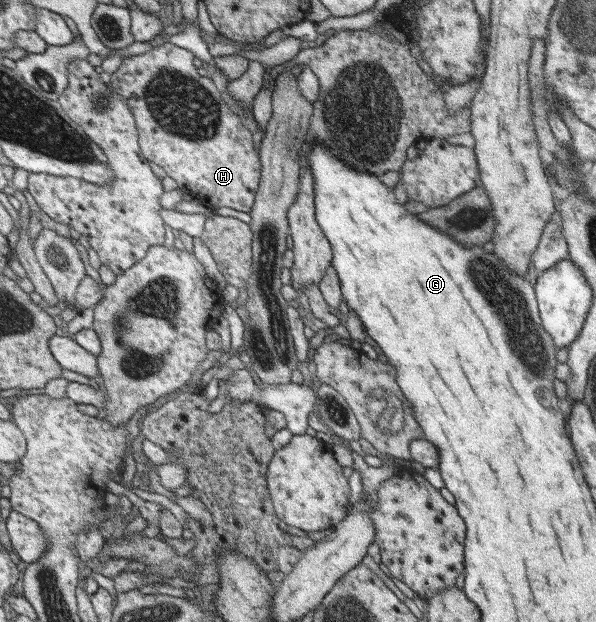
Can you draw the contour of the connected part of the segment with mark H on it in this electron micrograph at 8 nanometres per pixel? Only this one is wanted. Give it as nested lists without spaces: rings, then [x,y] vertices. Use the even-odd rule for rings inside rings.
[[[162,42],[161,45],[149,50],[149,52],[124,59],[121,66],[112,74],[110,85],[103,82],[103,76],[100,76],[97,70],[95,70],[87,60],[75,60],[74,62],[70,62],[68,65],[69,87],[62,96],[58,96],[56,102],[59,102],[61,107],[65,108],[65,112],[67,112],[77,124],[81,125],[81,128],[85,130],[86,134],[93,142],[97,142],[97,144],[101,146],[104,154],[110,161],[115,179],[111,179],[111,181],[105,183],[105,185],[100,185],[84,181],[83,179],[64,178],[62,176],[45,173],[31,173],[29,175],[29,186],[27,189],[30,194],[33,195],[36,204],[54,221],[73,226],[75,230],[79,230],[80,234],[86,235],[90,246],[97,252],[100,262],[105,266],[109,266],[117,275],[122,275],[125,271],[131,270],[135,264],[139,263],[141,259],[144,259],[149,249],[151,249],[151,246],[161,246],[163,242],[165,242],[165,221],[163,215],[161,215],[163,206],[161,206],[161,198],[159,198],[159,196],[163,196],[163,192],[166,190],[163,190],[163,184],[161,184],[159,178],[153,174],[149,162],[162,167],[166,175],[173,179],[179,188],[184,189],[189,195],[211,209],[225,206],[225,208],[233,208],[233,210],[248,213],[252,210],[253,203],[255,202],[257,180],[259,180],[259,160],[257,160],[257,152],[253,150],[255,138],[251,138],[249,129],[245,128],[237,114],[232,112],[232,109],[225,104],[215,84],[213,84],[211,80],[207,80],[207,78],[203,78],[203,76],[199,76],[199,74],[195,72],[195,66],[191,64],[191,60],[193,60],[193,54],[191,52],[185,51],[183,48],[178,48],[176,45],[170,44],[169,42]]]

